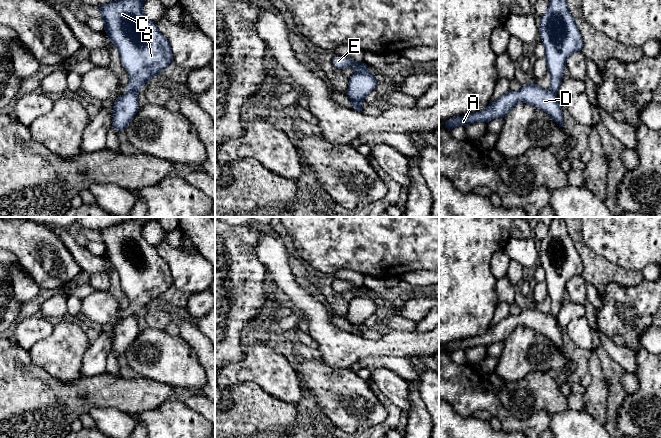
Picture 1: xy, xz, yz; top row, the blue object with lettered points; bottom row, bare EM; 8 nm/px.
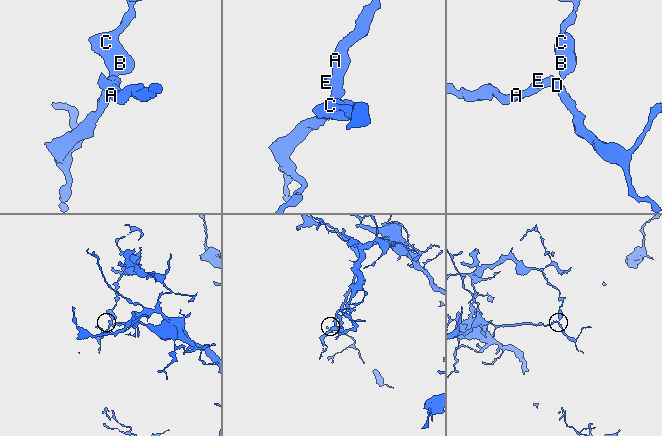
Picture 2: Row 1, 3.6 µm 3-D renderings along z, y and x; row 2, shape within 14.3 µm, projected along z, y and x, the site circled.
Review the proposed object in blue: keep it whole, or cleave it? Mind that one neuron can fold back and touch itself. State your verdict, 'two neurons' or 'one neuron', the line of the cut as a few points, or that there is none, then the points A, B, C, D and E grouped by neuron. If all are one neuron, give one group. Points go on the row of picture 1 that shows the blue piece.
two neurons; cut in xy along (129, 91), (136, 92); A D E / B C

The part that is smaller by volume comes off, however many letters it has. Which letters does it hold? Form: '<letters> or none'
B, C

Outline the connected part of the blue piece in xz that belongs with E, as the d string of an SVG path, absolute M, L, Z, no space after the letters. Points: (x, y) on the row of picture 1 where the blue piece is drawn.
M335 57L332 64L342 70L348 67L355 67L356 72L349 77L347 96L353 106L362 106L364 98L376 87L378 77L368 72L369 66L365 62L356 63L349 57Z

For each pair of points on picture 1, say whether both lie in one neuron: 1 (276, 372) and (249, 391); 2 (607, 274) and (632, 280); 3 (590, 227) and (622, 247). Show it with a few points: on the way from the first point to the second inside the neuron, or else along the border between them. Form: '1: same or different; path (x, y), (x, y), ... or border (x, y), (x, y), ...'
1: different; border (234, 384), (254, 381), (266, 392), (277, 398)
2: same; path (613, 274), (626, 278)
3: same; path (598, 229), (604, 235), (610, 235), (614, 239)

